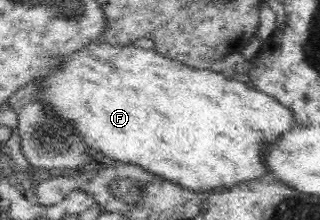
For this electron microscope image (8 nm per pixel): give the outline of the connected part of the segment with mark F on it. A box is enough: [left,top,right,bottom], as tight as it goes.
[36,40,298,193]

